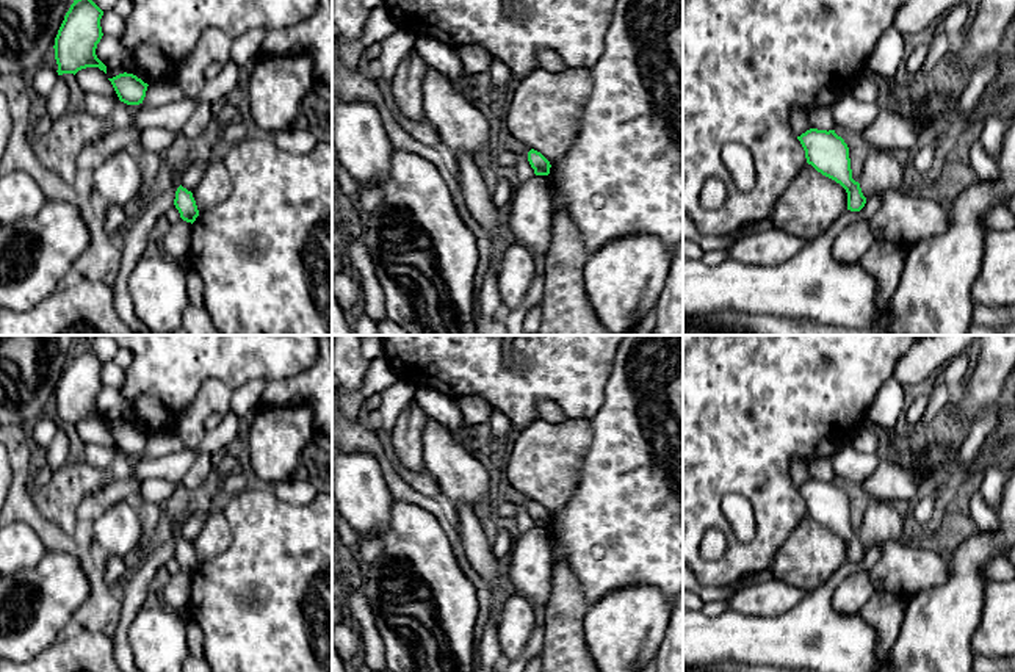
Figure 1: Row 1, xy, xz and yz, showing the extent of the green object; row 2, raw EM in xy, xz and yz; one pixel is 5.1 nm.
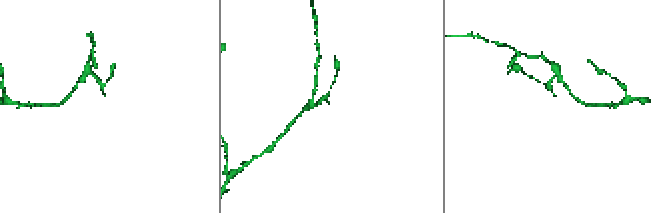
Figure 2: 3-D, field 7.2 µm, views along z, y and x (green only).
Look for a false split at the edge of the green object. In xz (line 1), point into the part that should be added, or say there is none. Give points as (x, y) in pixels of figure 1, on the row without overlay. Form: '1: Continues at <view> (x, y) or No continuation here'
1: No continuation here

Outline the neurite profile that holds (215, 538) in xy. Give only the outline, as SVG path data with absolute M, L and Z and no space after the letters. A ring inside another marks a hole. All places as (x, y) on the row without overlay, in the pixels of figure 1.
M211 509L205 523L193 540L199 564L222 555L232 544L232 529L221 509Z

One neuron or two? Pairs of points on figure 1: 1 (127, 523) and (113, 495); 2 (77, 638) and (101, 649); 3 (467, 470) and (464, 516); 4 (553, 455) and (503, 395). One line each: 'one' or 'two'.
1: two
2: one
3: two
4: two

